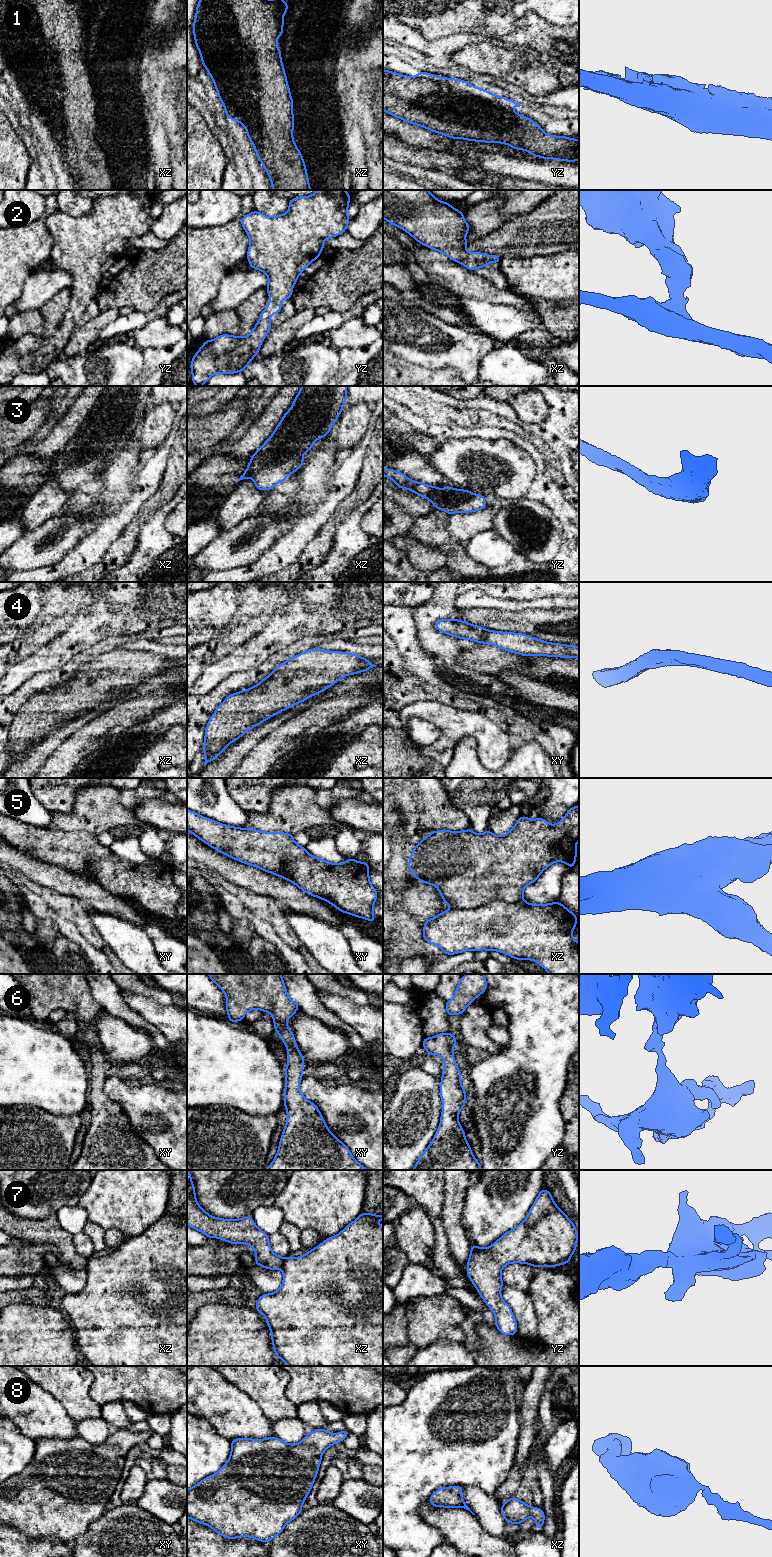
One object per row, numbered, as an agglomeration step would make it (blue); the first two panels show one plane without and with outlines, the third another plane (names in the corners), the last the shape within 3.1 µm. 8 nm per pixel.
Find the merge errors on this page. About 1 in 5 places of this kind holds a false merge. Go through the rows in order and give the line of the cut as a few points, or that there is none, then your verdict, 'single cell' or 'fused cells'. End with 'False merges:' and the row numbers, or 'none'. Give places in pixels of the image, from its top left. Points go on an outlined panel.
1: no cut; single cell
2: no cut; single cell
3: no cut; single cell
4: no cut; single cell
5: cut in xz along (522, 899), (516, 902), (493, 900), (477, 907), (452, 909); fused cells
6: no cut; single cell
7: cut in xz along (284, 1258), (281, 1268); fused cells
8: no cut; single cell
False merges: 5, 7

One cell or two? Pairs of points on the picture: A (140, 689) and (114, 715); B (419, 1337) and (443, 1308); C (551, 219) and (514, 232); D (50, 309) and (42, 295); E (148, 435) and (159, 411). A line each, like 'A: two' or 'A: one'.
A: two
B: one
C: one
D: two
E: one

